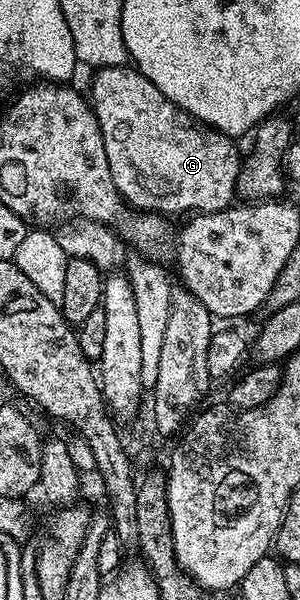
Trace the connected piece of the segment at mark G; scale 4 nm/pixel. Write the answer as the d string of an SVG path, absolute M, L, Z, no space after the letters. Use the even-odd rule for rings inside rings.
M130 64L104 67L94 78L92 102L103 131L114 134L106 151L127 199L141 192L142 178L155 178L167 190L166 198L174 210L223 211L235 201L240 167L235 139L199 124L141 70ZM126 146L130 147L126 150Z

